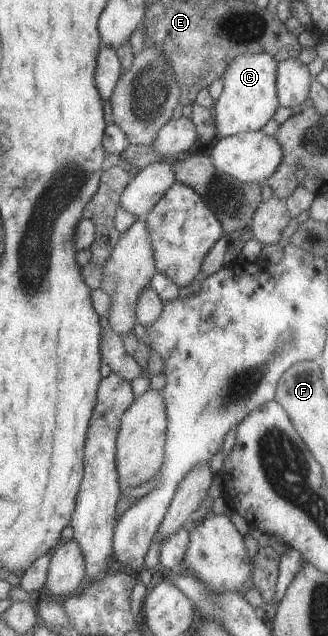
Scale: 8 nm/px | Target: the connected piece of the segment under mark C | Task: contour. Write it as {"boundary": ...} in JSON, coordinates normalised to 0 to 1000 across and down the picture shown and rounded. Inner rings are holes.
{"boundary":[[[814,82],[732,86],[692,104],[680,115],[680,145],[655,167],[674,217],[793,206],[829,189],[851,168],[848,104],[851,96]]]}

